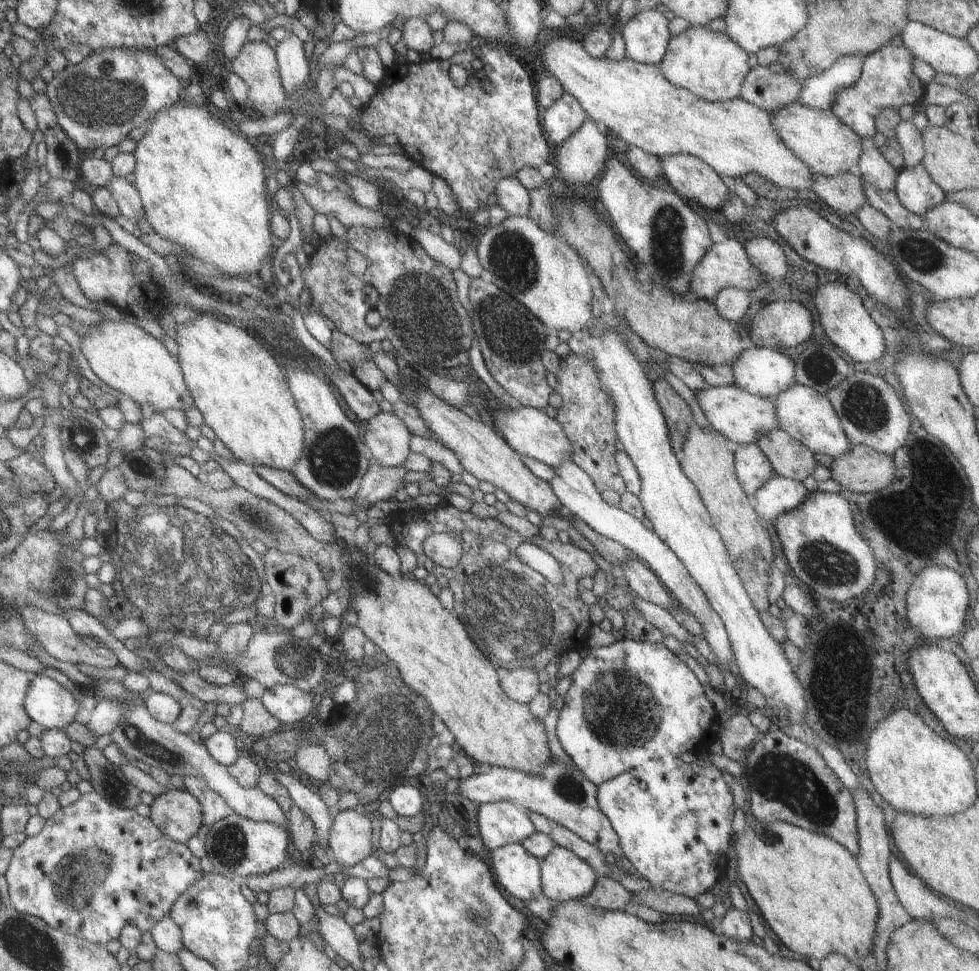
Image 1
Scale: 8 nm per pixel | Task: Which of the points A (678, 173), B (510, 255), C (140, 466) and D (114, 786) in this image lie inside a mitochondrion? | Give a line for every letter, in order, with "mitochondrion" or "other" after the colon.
A: other
B: mitochondrion
C: other
D: mitochondrion

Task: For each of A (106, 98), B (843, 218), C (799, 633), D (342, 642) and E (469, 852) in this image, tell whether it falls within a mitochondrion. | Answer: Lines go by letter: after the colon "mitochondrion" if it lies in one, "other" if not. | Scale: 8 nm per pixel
A: mitochondrion
B: other
C: other
D: other
E: other

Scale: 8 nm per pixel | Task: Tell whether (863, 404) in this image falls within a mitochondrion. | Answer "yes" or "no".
yes

